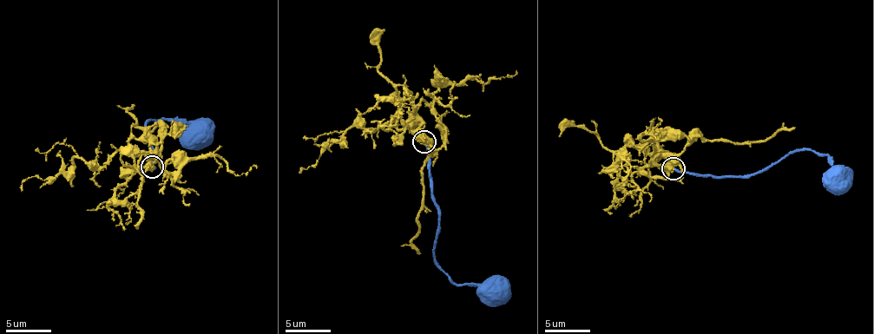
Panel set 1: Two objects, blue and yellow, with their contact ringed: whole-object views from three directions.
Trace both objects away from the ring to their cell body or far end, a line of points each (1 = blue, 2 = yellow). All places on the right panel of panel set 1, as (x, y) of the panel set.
1: (673, 168), (739, 177), (759, 173), (791, 153), (807, 150), (829, 155), (836, 175)
2: (673, 168), (658, 142), (664, 134), (654, 131), (647, 152), (654, 139), (653, 153), (673, 153), (673, 166)

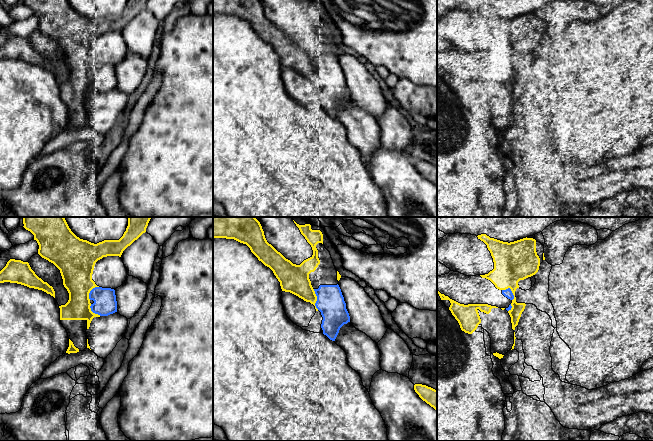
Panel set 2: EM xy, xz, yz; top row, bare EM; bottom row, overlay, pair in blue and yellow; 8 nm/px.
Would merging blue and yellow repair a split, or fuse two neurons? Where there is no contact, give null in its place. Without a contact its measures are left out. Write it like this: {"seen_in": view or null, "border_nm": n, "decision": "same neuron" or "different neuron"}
{"seen_in": "xz", "border_nm": 170, "decision": "different neuron"}

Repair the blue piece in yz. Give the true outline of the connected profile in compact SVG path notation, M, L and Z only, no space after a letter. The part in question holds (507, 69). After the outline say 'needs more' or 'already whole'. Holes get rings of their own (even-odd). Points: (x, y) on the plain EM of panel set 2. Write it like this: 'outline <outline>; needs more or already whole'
outline M454 47L437 52L437 66L460 80L488 80L507 87L511 86L514 75L510 64L499 66L480 51L466 52Z; needs more

